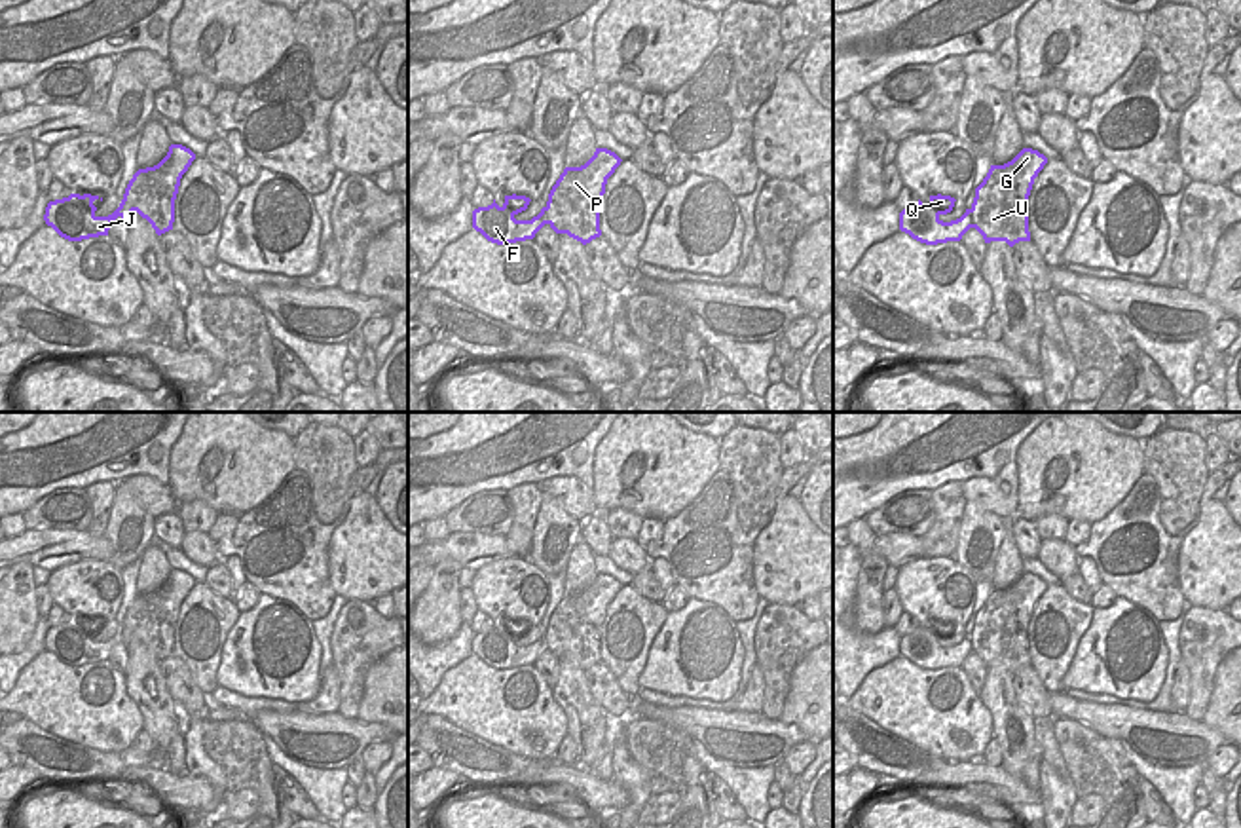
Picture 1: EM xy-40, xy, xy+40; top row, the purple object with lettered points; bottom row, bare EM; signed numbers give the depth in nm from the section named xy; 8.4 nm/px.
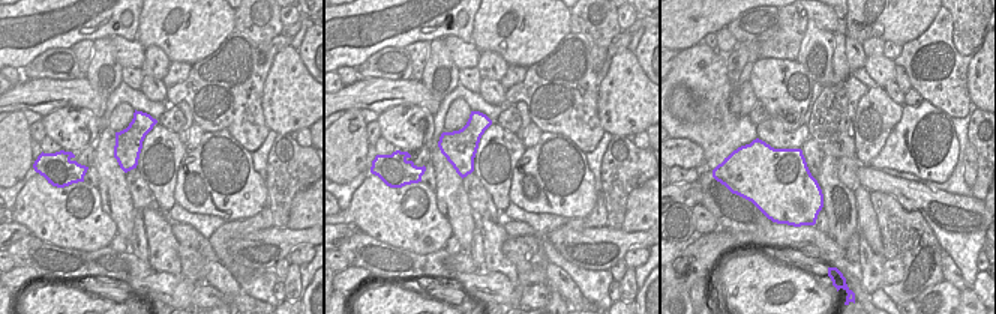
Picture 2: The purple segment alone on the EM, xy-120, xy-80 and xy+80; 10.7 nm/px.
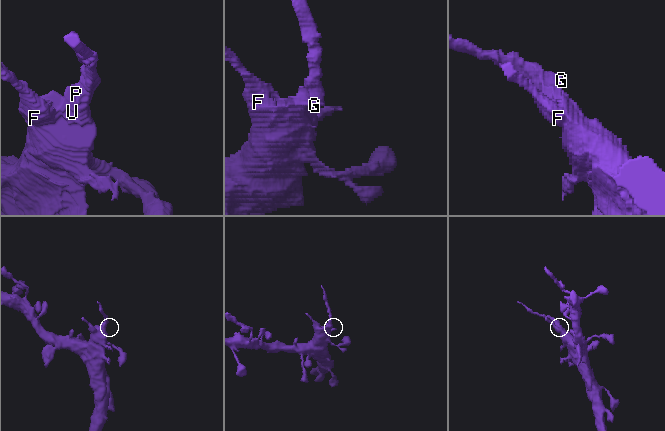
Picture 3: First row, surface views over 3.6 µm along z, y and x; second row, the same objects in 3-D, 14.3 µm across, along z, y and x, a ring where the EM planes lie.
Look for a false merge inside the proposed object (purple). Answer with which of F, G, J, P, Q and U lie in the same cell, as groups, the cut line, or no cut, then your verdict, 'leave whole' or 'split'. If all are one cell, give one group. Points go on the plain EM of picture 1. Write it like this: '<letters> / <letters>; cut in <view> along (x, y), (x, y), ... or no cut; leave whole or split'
F J P Q U / G; cut in xy+40 along (1008, 587), (1014, 599), (1010, 616), (1023, 631); split

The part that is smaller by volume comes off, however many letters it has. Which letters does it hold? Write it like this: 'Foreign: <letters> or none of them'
Foreign: G

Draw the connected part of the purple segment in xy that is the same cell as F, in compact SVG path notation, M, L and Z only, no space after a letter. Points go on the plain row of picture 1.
M586 589L581 593L565 593L548 619L546 630L531 646L516 646L514 642L528 634L529 623L505 621L499 632L493 625L488 632L472 636L472 653L488 667L497 670L533 665L535 659L548 649L556 659L567 659L583 670L602 661L600 627L584 615L588 612Z

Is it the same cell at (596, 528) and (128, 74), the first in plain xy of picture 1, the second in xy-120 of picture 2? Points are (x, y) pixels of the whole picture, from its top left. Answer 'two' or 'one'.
one

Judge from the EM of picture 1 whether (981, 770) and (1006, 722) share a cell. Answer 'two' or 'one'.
one

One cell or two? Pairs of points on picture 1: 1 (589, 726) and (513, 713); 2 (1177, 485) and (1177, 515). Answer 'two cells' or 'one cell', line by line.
1: two cells
2: one cell

